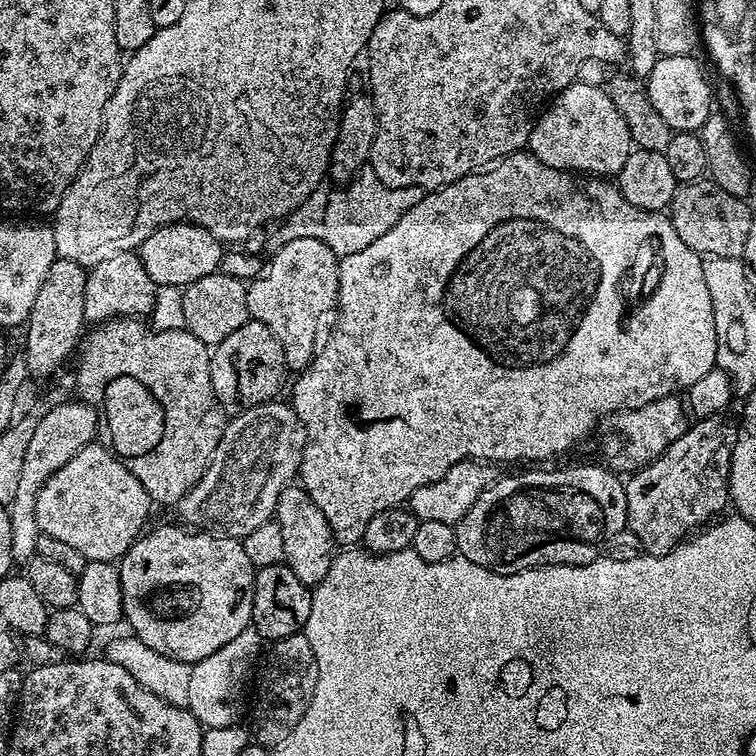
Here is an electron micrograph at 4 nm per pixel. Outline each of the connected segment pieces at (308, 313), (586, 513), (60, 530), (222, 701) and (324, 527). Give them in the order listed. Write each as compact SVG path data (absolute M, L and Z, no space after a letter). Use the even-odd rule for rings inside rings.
M318 237L296 238L271 253L272 261L259 276L251 279L248 289L248 315L262 322L282 342L285 361L309 359L313 351L312 335L316 319L329 308L338 284L338 257Z
M578 465L577 468L566 468L554 472L520 472L517 476L506 476L498 478L487 490L470 506L470 510L460 519L456 529L456 550L461 556L465 556L470 562L478 566L486 566L486 570L494 570L504 574L514 574L527 568L541 568L547 564L588 564L591 560L597 559L601 555L601 546L618 534L628 523L628 511L626 510L626 490L625 481L617 473L606 466L598 468L596 466Z
M91 442L42 486L37 495L37 526L43 535L74 546L85 561L116 562L145 531L148 507L150 501L142 482L103 443Z
M249 627L222 646L222 650L214 650L210 658L202 658L192 665L190 674L190 694L186 705L188 711L198 718L198 722L205 729L214 727L230 727L240 719L240 711L245 711L246 696L244 691L249 691L250 677L257 667L262 656L262 638L256 633L255 628Z
M288 484L279 494L274 519L281 531L283 563L292 569L302 583L309 586L319 584L329 569L334 550L332 531L322 515L322 510L314 505L304 488L298 484Z

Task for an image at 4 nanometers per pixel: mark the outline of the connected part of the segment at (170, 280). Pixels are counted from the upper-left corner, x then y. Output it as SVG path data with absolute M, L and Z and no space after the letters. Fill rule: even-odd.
M181 222L167 224L154 230L150 238L141 242L138 255L142 266L146 266L146 274L150 274L150 278L157 286L164 286L164 284L187 286L190 282L198 278L206 278L211 272L219 269L222 244L201 224Z

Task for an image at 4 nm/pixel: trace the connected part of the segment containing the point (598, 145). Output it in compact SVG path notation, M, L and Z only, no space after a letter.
M577 82L559 93L554 102L539 113L532 125L532 133L528 136L527 147L531 155L548 168L575 170L580 174L616 174L626 162L628 153L633 151L634 145L626 122L622 114L618 114L618 106L614 106L607 91Z

